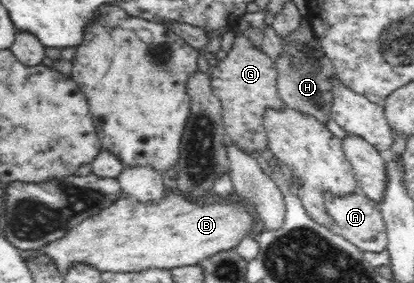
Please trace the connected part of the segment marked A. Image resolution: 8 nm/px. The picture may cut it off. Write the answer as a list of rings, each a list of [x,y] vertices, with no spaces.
[[[324,192],[324,207],[335,224],[335,232],[350,240],[363,252],[382,252],[387,248],[387,230],[379,203],[356,193],[333,196]]]

